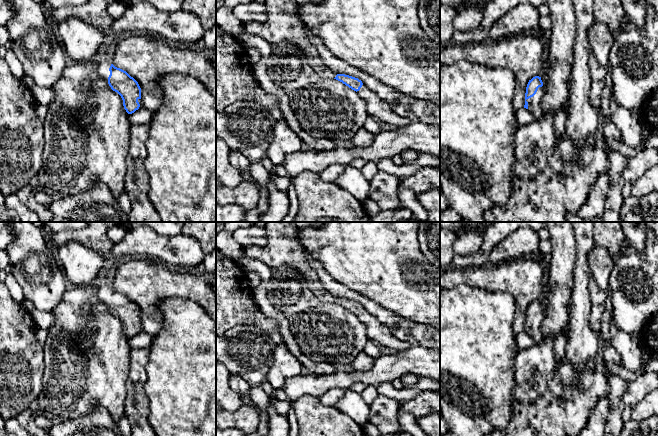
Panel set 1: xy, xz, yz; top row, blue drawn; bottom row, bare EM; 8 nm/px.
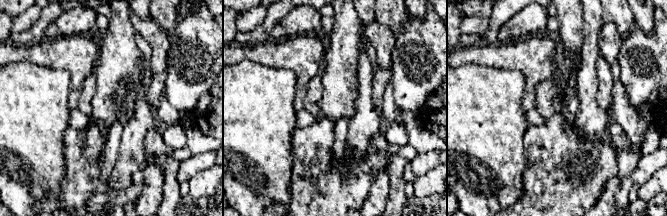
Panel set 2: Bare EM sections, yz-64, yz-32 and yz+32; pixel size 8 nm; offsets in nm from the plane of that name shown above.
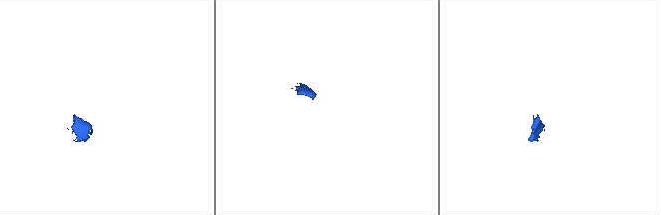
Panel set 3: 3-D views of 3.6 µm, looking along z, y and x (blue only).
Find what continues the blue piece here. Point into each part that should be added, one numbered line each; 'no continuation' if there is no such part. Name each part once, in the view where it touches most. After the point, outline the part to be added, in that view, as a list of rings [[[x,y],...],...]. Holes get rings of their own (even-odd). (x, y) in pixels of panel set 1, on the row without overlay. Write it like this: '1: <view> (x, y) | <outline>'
1: xy (104, 288) | [[[109,281],[100,282],[97,296],[101,303],[108,305],[108,301],[110,299],[109,292],[110,292],[111,288],[112,287],[111,287],[111,284]]]
2: yz (535, 331) | [[[539,311],[536,318],[527,323],[528,326],[528,334],[534,339],[536,343],[540,342],[542,339],[544,339],[544,334],[542,331],[542,320],[544,318],[544,311]]]

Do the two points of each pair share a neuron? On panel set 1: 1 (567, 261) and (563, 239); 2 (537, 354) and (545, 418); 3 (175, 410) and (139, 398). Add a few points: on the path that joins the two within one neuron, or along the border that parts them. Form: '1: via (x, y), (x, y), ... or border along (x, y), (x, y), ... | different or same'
1: via (563, 256), (563, 244) | same
2: via (539, 370), (540, 381), (545, 389), (545, 402) | same
3: border along (146, 378), (145, 395), (150, 424) | different

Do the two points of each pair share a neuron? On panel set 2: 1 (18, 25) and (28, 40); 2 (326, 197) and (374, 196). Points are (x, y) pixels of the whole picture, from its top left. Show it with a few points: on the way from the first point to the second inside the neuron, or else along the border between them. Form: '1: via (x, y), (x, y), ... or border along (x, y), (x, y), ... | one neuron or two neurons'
1: border along (39, 15), (38, 19), (28, 29), (12, 33) | two neurons
2: border along (374, 173), (374, 181), (362, 205) | two neurons

